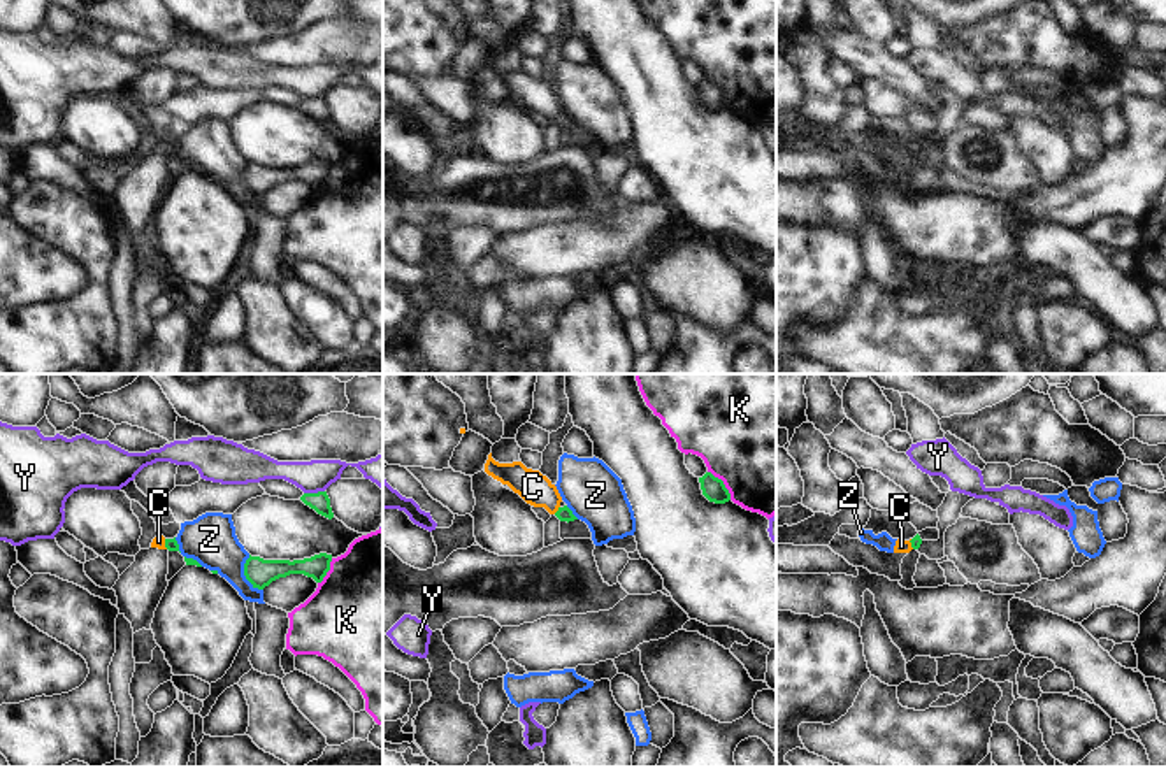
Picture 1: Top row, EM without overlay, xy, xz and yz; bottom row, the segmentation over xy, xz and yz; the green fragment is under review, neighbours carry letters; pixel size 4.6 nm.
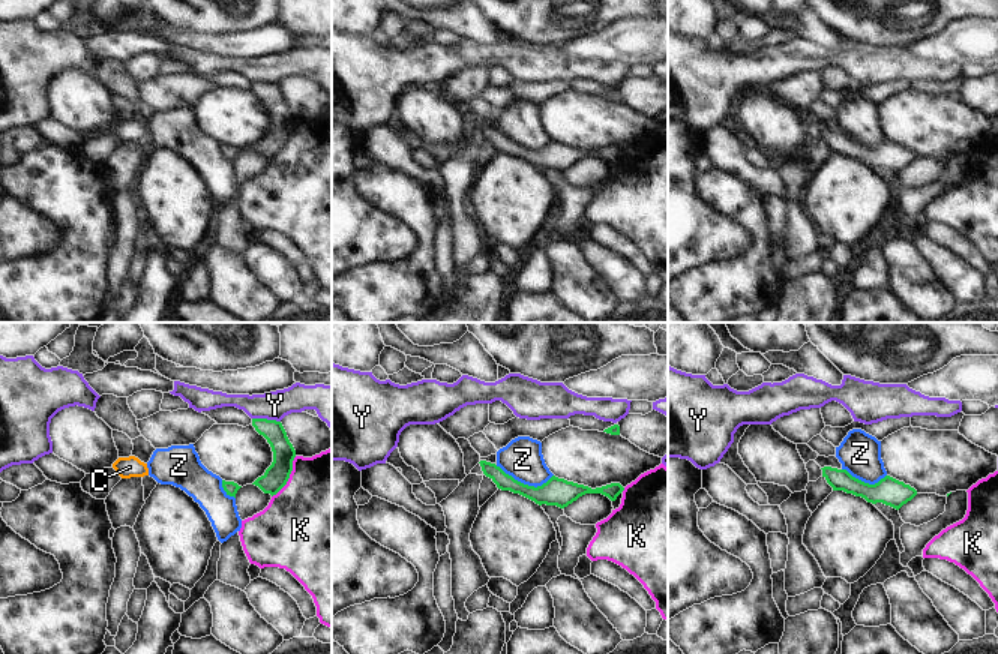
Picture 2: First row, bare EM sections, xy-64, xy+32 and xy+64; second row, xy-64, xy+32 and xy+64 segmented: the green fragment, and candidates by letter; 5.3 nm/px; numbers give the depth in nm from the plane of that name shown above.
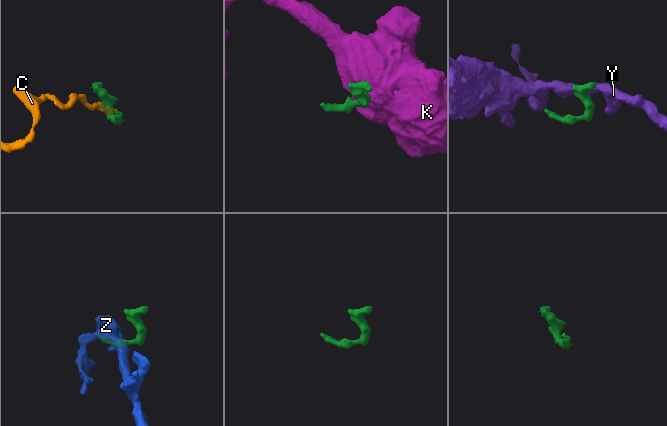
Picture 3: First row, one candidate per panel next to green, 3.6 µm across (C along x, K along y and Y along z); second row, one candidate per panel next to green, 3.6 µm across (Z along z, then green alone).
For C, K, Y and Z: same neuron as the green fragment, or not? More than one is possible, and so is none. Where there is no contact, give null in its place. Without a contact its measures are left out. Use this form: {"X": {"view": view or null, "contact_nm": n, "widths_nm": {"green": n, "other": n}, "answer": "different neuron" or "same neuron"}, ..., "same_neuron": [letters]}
{"C": {"view": "xz", "contact_nm": 50, "widths_nm": {"green": 70, "other": 150}, "answer": "same neuron"}, "K": {"view": "xz", "contact_nm": 170, "widths_nm": {"green": 110, "other": 480}, "answer": "different neuron"}, "Y": {"view": "xy", "contact_nm": 100, "widths_nm": {"green": 90, "other": 150}, "answer": "different neuron"}, "Z": {"view": "xy", "contact_nm": 180, "widths_nm": {"green": 130, "other": 240}, "answer": "different neuron"}, "same_neuron": ["C"]}

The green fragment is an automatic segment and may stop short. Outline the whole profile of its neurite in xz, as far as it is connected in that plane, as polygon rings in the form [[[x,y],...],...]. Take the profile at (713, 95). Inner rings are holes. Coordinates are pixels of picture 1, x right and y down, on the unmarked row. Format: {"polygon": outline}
{"polygon": [[[706,79],[699,84],[702,102],[715,111],[725,111],[731,107],[731,100],[725,95],[723,88],[715,84],[711,79]]]}

